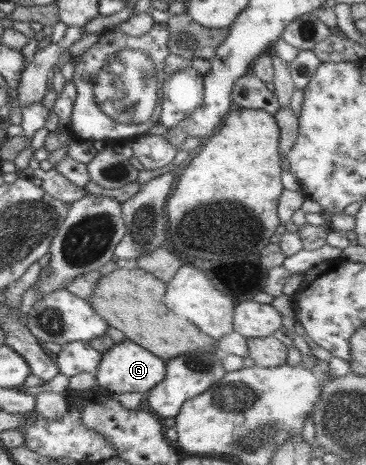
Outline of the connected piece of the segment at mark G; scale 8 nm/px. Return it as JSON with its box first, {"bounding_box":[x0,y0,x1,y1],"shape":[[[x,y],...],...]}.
{"bounding_box":[96,338,166,393],"shape":[[[126,338],[102,353],[96,381],[109,393],[148,392],[163,380],[165,373],[166,364],[162,358]]]}

